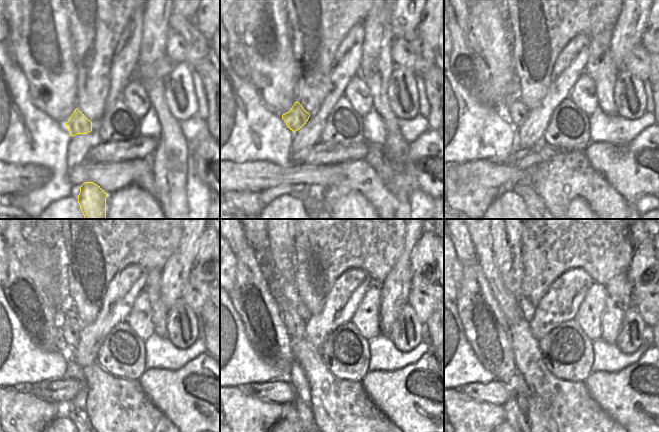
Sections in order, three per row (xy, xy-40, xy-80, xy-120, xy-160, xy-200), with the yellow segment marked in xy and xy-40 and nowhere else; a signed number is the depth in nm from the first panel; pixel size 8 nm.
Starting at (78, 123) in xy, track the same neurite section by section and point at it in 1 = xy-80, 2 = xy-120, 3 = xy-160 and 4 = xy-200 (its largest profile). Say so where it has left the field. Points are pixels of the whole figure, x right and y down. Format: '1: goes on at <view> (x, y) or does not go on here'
1: goes on at xy-80 (517, 112)
2: goes on at xy-120 (71, 327)
3: goes on at xy-160 (258, 239)
4: goes on at xy-200 (481, 239)

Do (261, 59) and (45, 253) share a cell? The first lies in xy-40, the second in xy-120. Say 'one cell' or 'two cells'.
one cell

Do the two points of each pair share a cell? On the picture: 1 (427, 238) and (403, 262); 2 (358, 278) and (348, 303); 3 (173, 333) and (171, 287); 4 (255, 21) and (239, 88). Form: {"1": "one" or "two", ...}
{"1": "two", "2": "one", "3": "two", "4": "two"}

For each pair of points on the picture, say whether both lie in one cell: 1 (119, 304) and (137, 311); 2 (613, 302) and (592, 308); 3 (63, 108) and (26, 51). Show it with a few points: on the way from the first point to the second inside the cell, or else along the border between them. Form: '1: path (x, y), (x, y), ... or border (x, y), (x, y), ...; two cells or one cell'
1: border (143, 289), (123, 321); two cells
2: border (606, 286), (606, 304), (602, 313), (601, 327); two cells
3: path (55, 94), (52, 81), (36, 65); one cell

